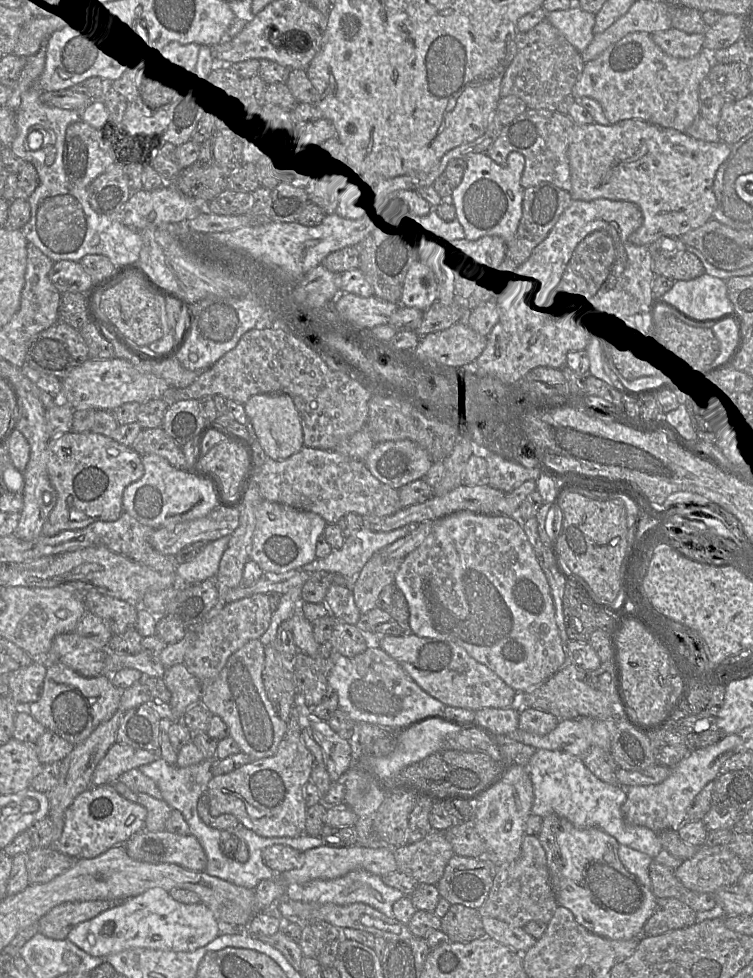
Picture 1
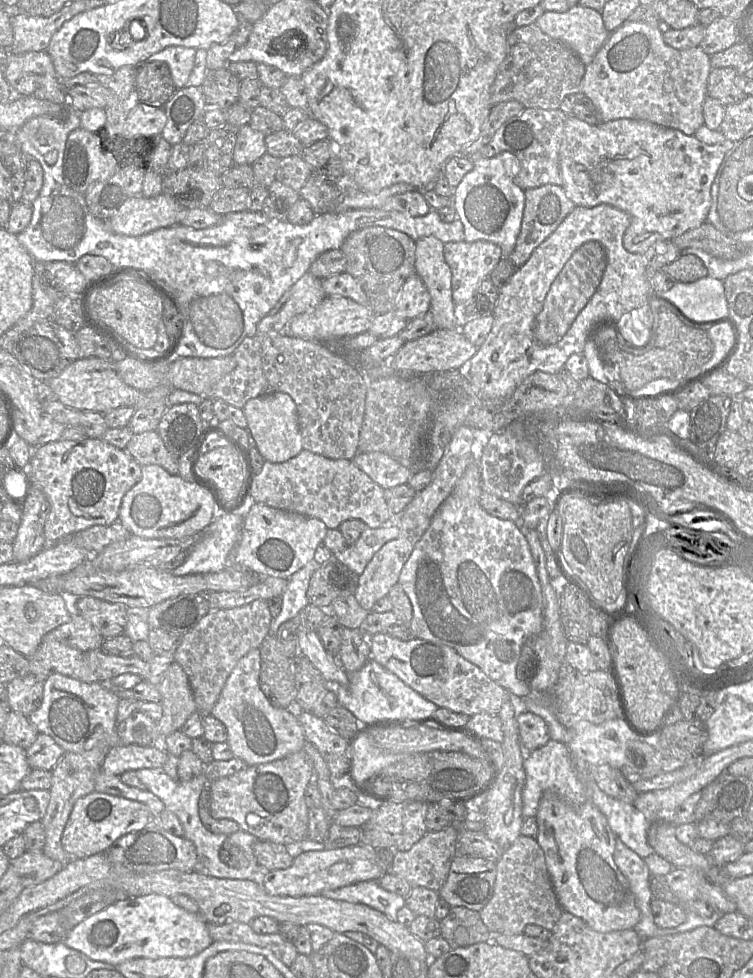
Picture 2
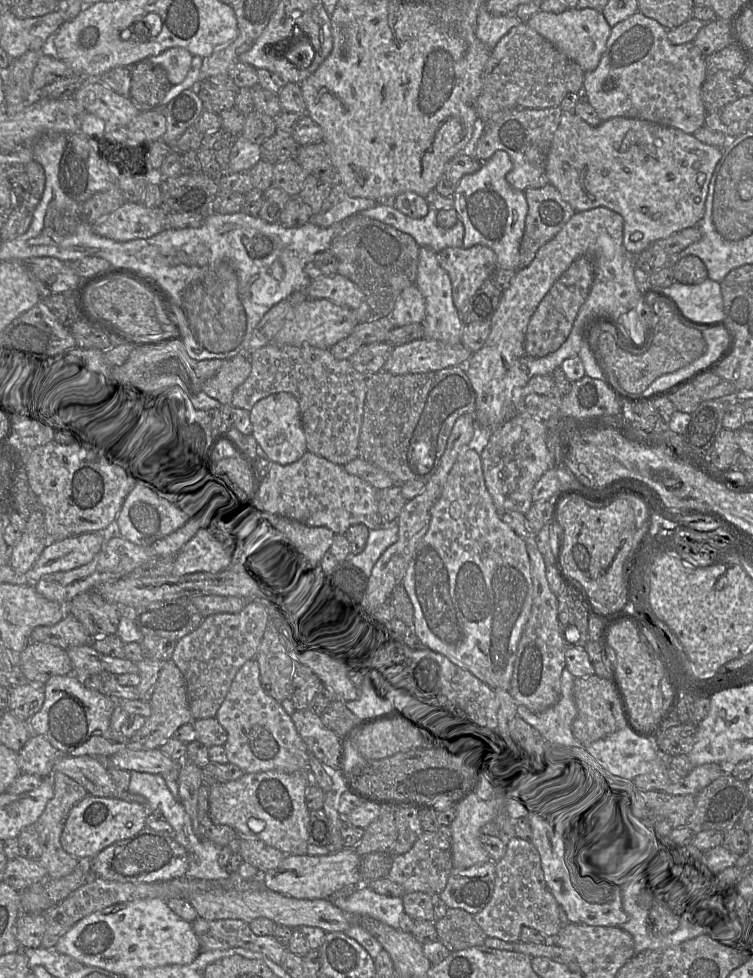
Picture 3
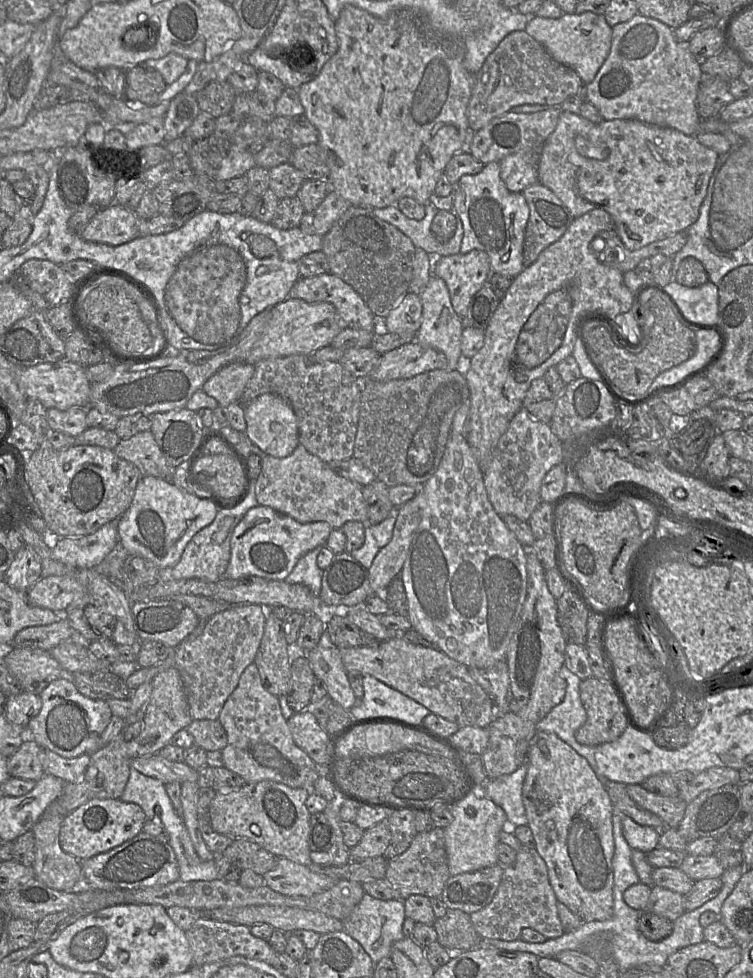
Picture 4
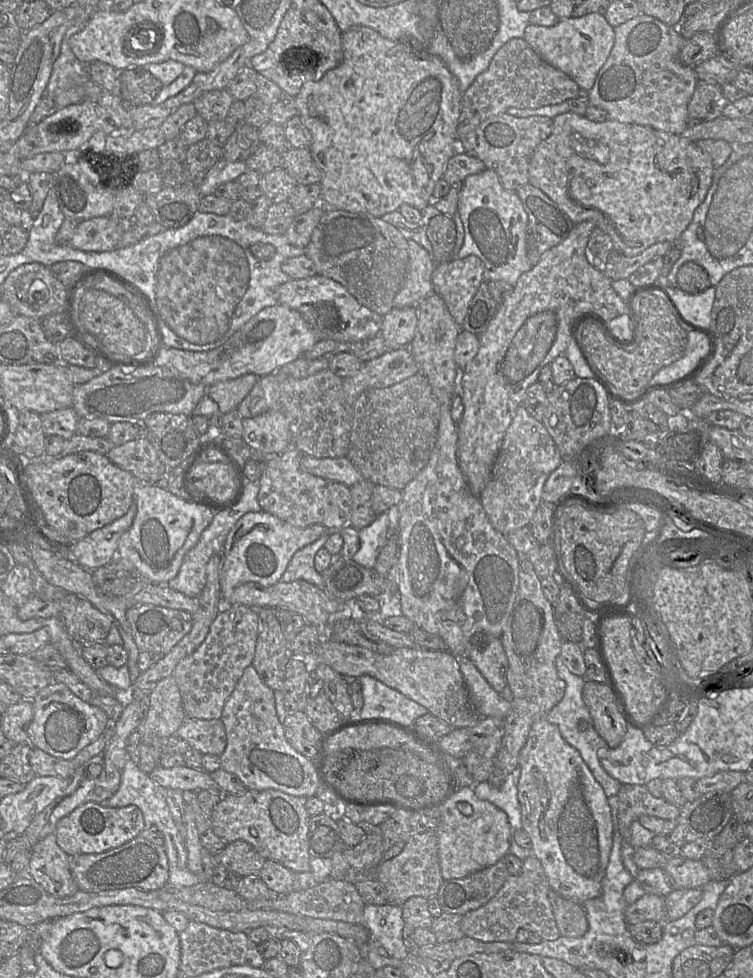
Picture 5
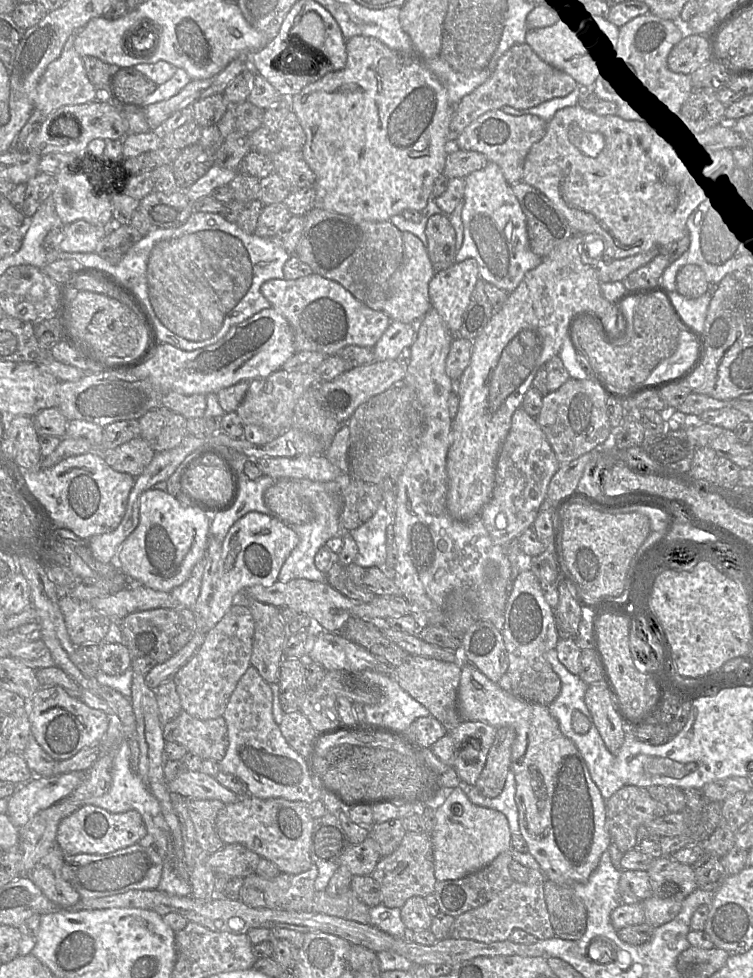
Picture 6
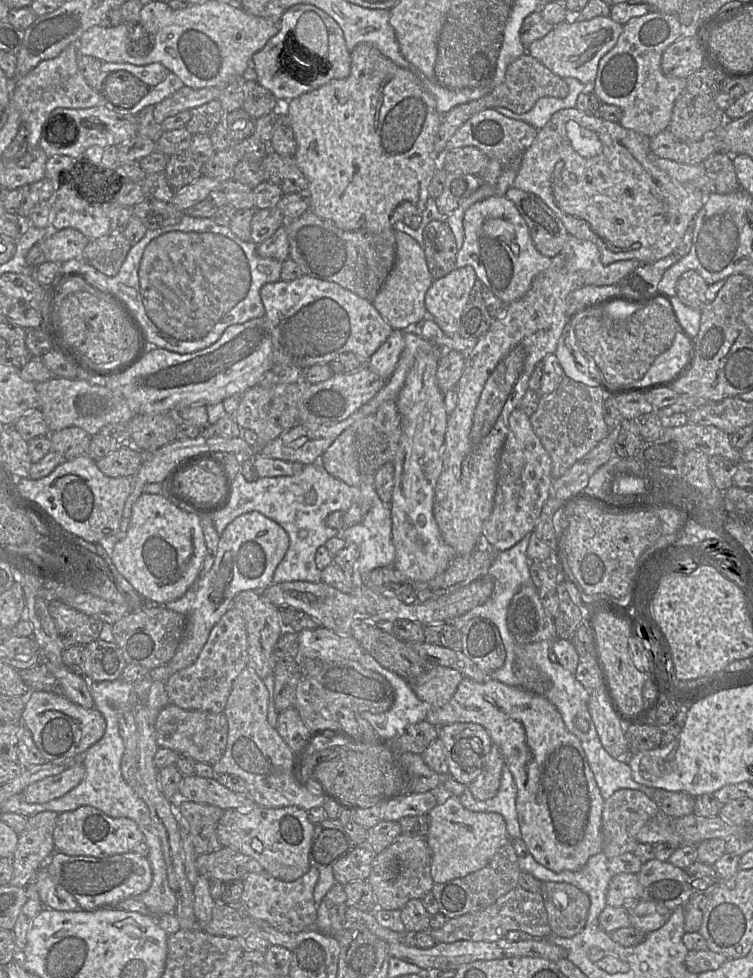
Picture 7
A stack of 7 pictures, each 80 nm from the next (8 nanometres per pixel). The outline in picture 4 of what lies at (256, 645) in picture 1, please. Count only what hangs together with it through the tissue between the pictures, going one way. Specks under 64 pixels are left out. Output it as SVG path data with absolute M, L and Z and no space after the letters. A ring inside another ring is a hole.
M254 662L243 671L218 720L227 733L227 745L221 751L223 767L241 776L246 783L271 780L291 788L312 788L321 769L295 744L278 697L265 689Z

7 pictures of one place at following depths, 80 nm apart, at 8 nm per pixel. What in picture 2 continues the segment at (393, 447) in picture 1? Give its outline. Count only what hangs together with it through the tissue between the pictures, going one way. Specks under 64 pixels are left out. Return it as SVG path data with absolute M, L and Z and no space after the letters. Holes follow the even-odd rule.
M358 452L352 461L384 489L406 484L414 474L383 452Z

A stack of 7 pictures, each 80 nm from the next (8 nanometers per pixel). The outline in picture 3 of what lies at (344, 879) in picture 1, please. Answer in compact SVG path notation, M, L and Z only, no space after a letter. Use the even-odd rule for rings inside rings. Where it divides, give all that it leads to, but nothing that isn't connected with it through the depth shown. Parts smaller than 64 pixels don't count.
M359 885L349 896L335 898L333 904L348 914L368 917L392 928L400 928L400 917L404 913L402 898L388 897L374 892L368 885Z

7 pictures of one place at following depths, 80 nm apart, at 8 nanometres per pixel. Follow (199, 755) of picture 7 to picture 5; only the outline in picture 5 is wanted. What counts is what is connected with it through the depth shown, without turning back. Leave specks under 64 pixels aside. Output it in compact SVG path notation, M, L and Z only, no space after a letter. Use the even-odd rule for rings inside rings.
M186 717L175 735L203 755L221 757L227 745L226 729L221 719L204 720Z

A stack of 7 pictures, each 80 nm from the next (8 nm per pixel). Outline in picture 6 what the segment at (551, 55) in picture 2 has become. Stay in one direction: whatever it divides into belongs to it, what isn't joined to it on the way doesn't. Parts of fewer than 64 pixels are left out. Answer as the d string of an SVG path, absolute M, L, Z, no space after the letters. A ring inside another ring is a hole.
M526 42L516 44L500 56L490 77L454 106L448 142L455 142L469 124L490 110L498 110L503 106L519 110L535 107L553 98L566 97L577 86L578 83L569 74L544 62Z

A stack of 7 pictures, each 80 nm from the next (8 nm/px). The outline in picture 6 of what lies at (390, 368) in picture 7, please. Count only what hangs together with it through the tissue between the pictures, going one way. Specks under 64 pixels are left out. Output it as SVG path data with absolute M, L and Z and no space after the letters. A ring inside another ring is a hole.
M391 321L386 331L373 347L374 361L405 359L409 347L415 340L412 323Z

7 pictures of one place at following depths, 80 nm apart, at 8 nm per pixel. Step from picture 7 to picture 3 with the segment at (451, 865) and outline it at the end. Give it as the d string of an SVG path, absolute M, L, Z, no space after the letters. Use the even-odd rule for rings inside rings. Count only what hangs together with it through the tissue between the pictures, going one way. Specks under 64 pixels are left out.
M469 793L455 806L456 815L450 825L452 832L452 862L457 869L466 869L475 864L490 860L489 854L480 842L481 828L494 818L494 806L492 801L485 801L479 793Z

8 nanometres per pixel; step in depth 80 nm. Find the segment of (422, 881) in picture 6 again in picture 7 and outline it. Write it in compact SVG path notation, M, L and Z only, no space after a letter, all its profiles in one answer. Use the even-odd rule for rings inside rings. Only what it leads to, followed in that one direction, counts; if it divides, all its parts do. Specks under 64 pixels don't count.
M399 835L387 848L375 855L367 881L377 898L378 908L401 910L412 899L422 900L434 885L426 836Z

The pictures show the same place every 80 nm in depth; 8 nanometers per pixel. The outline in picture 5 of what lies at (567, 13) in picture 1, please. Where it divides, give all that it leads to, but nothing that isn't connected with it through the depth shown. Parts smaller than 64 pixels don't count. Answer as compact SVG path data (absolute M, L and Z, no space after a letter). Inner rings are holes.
M589 13L581 17L562 18L554 26L530 23L525 28L524 39L544 61L570 76L581 89L589 91L609 57L615 42L615 30L604 15Z

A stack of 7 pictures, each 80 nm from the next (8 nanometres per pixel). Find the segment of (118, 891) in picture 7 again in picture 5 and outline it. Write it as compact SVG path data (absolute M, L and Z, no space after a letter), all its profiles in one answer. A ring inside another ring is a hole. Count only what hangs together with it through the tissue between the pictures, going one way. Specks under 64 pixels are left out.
M138 836L122 846L99 854L82 854L70 857L70 870L78 888L87 892L103 892L136 888L156 891L168 884L169 865L163 845Z

